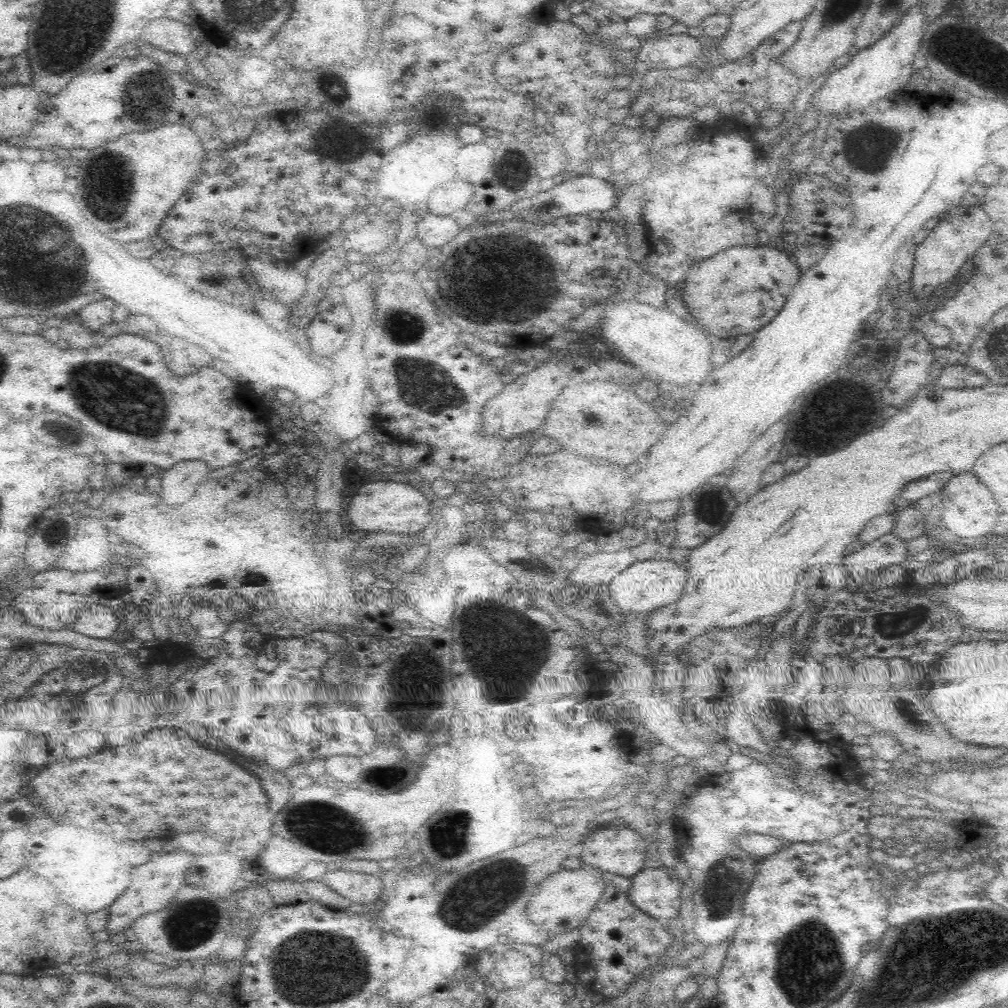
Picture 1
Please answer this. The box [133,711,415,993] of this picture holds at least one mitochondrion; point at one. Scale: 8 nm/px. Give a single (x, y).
(324, 827)

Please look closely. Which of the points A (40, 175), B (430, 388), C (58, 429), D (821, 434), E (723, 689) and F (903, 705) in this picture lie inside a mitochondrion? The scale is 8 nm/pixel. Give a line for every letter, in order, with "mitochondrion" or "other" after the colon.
A: other
B: mitochondrion
C: mitochondrion
D: mitochondrion
E: other
F: mitochondrion

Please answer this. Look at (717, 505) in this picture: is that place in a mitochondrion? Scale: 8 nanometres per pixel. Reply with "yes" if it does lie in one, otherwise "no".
yes

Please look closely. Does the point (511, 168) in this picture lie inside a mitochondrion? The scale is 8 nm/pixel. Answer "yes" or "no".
yes

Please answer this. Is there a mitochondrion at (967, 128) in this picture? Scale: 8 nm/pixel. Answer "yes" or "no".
no

